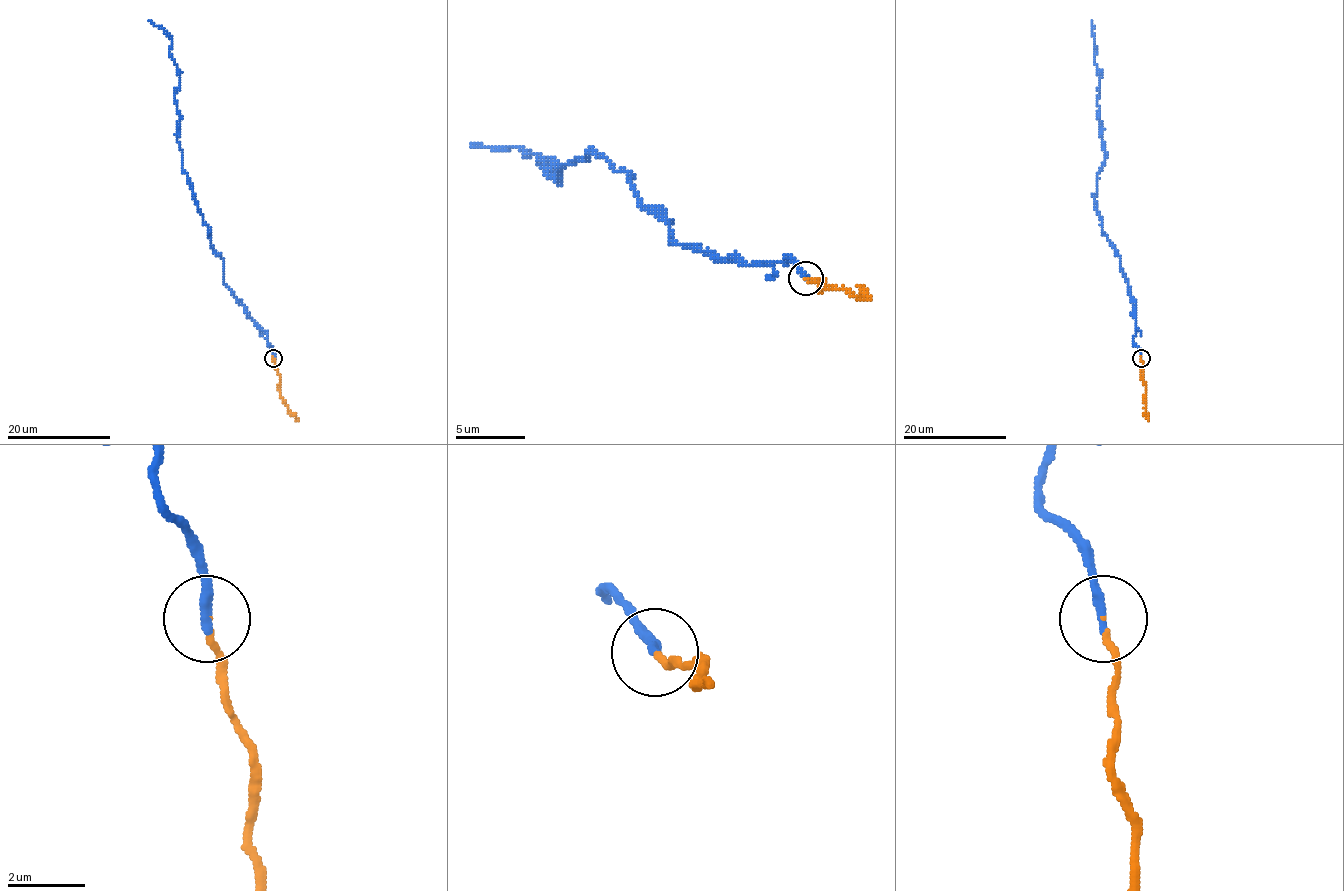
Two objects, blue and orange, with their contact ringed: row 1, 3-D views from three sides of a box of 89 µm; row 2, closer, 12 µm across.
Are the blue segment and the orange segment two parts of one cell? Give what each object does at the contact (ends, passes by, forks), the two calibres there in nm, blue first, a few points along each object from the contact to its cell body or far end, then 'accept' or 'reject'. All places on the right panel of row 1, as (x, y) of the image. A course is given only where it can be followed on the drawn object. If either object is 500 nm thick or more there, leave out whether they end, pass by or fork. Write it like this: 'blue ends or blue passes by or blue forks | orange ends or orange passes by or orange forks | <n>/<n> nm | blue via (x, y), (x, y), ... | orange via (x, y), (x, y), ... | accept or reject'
blue ends | orange ends | 280/140 nm | blue via (1141, 358), (1133, 343), (1136, 319), (1120, 257), (1102, 231), (1095, 198), (1105, 149), (1091, 21) | orange via (1141, 358), (1145, 411), (1149, 420) | accept

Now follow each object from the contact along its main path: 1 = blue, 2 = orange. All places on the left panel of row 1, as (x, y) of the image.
1: (273, 358), (266, 334), (225, 284), (223, 257), (181, 169), (179, 70), (171, 38), (149, 21)
2: (273, 358), (279, 376), (281, 398), (297, 420)

